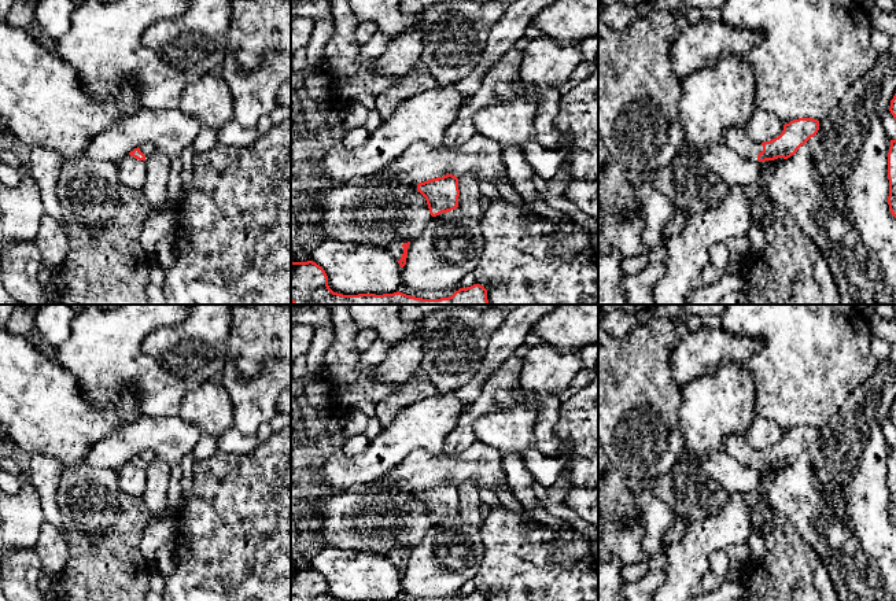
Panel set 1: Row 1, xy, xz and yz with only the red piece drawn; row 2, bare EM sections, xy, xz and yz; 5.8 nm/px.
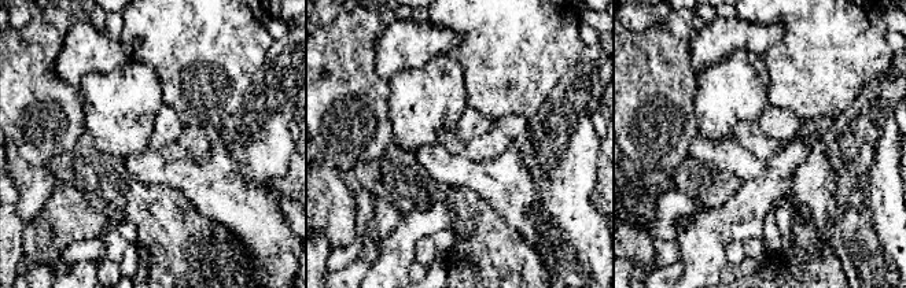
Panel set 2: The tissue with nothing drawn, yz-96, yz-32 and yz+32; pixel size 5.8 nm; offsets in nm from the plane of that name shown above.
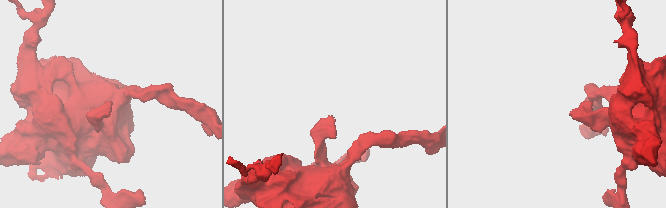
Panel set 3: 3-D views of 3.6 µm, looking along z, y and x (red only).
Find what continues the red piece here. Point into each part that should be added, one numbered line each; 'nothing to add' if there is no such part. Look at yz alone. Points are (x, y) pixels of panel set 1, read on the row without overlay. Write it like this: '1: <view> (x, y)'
1: yz (734, 445)

